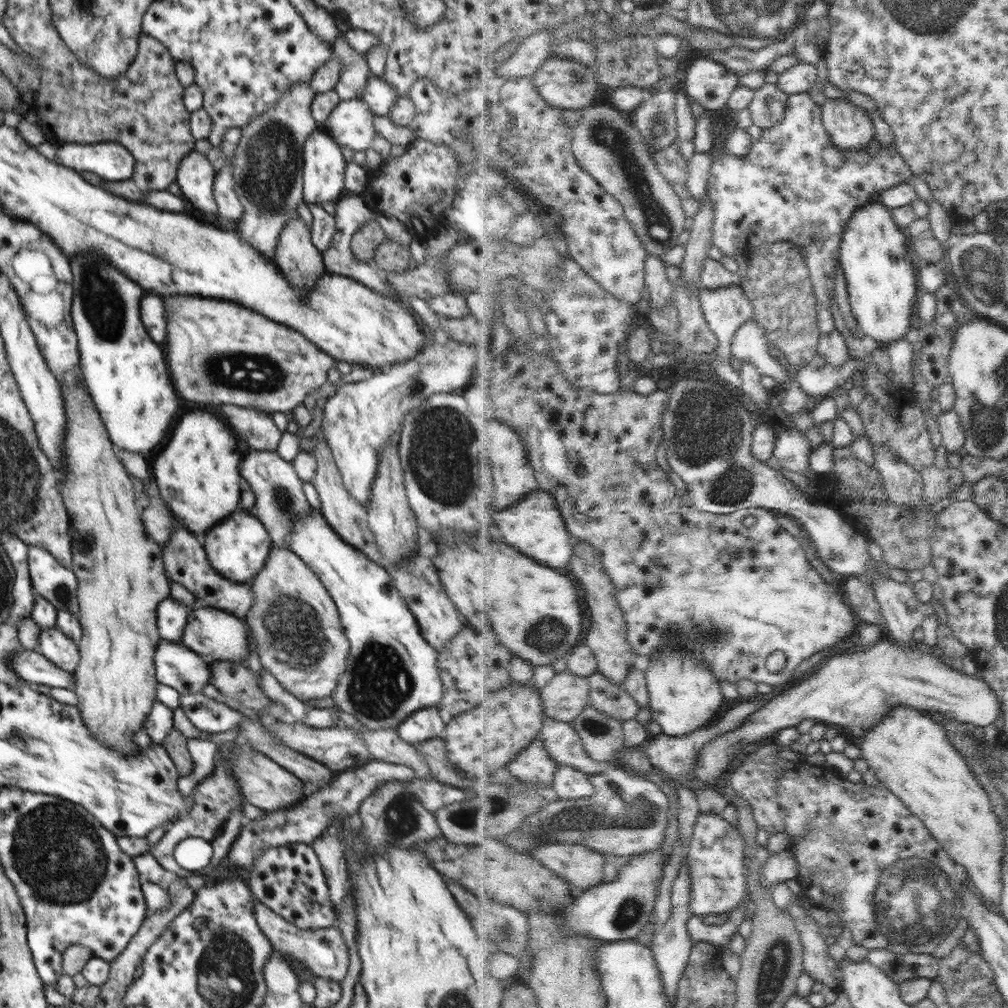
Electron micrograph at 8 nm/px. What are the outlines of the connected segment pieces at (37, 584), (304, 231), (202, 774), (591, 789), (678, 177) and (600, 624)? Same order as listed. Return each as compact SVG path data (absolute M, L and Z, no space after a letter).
M29 545L28 566L35 593L44 596L57 610L81 615L77 599L77 576L71 568L62 566L47 550Z
M299 216L289 220L278 237L275 260L285 279L299 290L310 290L326 273L323 255L311 241L311 227Z
M195 737L187 740L187 749L191 754L194 768L188 776L179 776L176 782L178 791L184 797L184 801L189 799L189 793L194 785L200 784L201 781L213 773L219 752L216 743Z
M561 766L557 772L554 789L562 799L578 800L597 793L594 777L571 766Z
M676 142L668 148L654 149L654 155L662 174L681 196L687 215L694 218L702 210L702 205L689 189L689 160L682 154L680 145Z
M580 542L575 546L575 555L572 566L572 574L579 585L587 591L586 598L591 612L591 627L586 637L587 644L590 645L599 660L599 670L618 685L626 685L628 676L638 654L629 639L629 624L621 607L621 601L617 597L617 588L614 584L613 577L606 570L602 550L594 547L590 542Z

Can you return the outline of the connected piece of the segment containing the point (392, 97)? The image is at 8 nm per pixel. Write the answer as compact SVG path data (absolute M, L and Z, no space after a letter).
M372 76L366 81L366 86L358 96L374 114L380 116L387 115L393 107L394 101L399 97L390 83L376 76Z

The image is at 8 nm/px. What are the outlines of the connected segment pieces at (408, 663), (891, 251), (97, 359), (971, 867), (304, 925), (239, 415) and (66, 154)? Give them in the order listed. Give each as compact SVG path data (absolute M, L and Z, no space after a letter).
M310 510L294 520L292 534L287 537L289 549L297 554L322 581L337 606L341 625L349 640L347 668L339 676L331 694L335 706L352 714L360 724L370 730L396 729L413 712L424 707L439 706L443 695L443 681L437 668L439 652L422 636L418 621L393 585L390 573L371 561L362 551L349 545L328 526L321 511Z
M876 201L858 208L846 229L845 239L841 246L841 266L848 280L848 291L854 316L862 332L872 336L882 346L884 343L906 338L912 326L914 304L919 304L920 284L916 268L908 260L908 252L913 252L908 250L908 243L907 234L898 224L894 211L885 203Z
M94 251L73 256L69 263L74 295L71 315L78 339L83 383L92 396L110 440L120 450L150 459L158 440L162 440L164 430L168 428L168 422L178 410L180 400L170 384L169 368L166 368L167 361L162 357L162 349L150 338L141 319L141 298L146 291Z
M906 705L895 708L877 727L862 730L864 740L859 744L863 758L875 771L880 781L885 782L910 807L916 816L922 817L926 828L936 837L956 861L968 872L976 888L990 904L998 906L1002 900L1002 857L1005 836L1003 826L994 814L987 790L977 779L965 757L948 738L942 724L930 718L928 713Z
M288 843L262 851L250 871L249 890L255 900L290 921L300 930L332 927L337 914L332 910L328 884L315 850L306 843Z
M224 404L216 410L238 438L245 440L252 449L275 451L282 432L270 414L248 407Z
M116 142L64 143L57 148L57 161L78 172L94 172L103 181L128 180L134 172L134 157Z

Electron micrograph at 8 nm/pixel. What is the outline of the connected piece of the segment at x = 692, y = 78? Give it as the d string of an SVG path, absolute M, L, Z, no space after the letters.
M700 58L687 70L683 85L707 111L728 107L734 91L741 86L740 76L725 65L710 58Z

